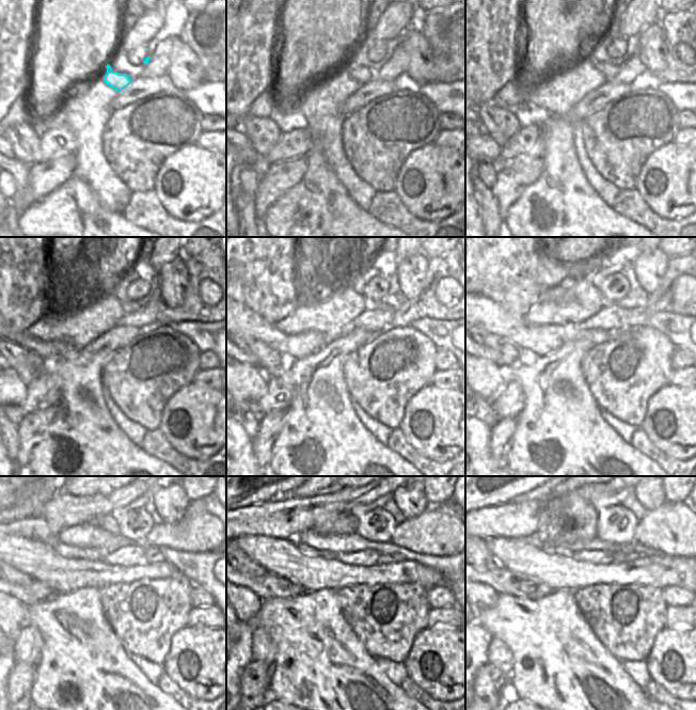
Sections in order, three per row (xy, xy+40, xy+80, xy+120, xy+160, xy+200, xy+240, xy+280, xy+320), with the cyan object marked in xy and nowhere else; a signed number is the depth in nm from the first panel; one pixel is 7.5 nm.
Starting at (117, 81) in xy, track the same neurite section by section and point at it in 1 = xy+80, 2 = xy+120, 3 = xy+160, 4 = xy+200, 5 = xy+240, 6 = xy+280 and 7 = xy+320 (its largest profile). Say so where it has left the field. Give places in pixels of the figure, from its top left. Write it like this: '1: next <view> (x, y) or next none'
1: next xy+80 (610, 69)
2: next xy+120 (130, 305)
3: next xy+160 (392, 302)
4: next xy+200 (636, 298)
5: next xy+240 (202, 533)
6: next xy+280 (439, 532)
7: next xy+320 (674, 529)

